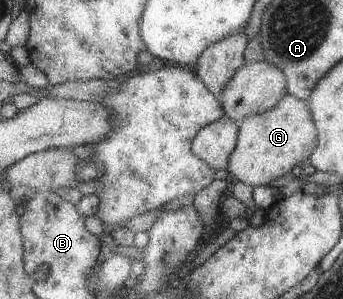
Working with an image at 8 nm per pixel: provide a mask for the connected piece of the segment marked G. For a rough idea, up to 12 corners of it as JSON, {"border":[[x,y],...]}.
{"border":[[294,96],[240,123],[228,171],[269,186],[318,147]]}

